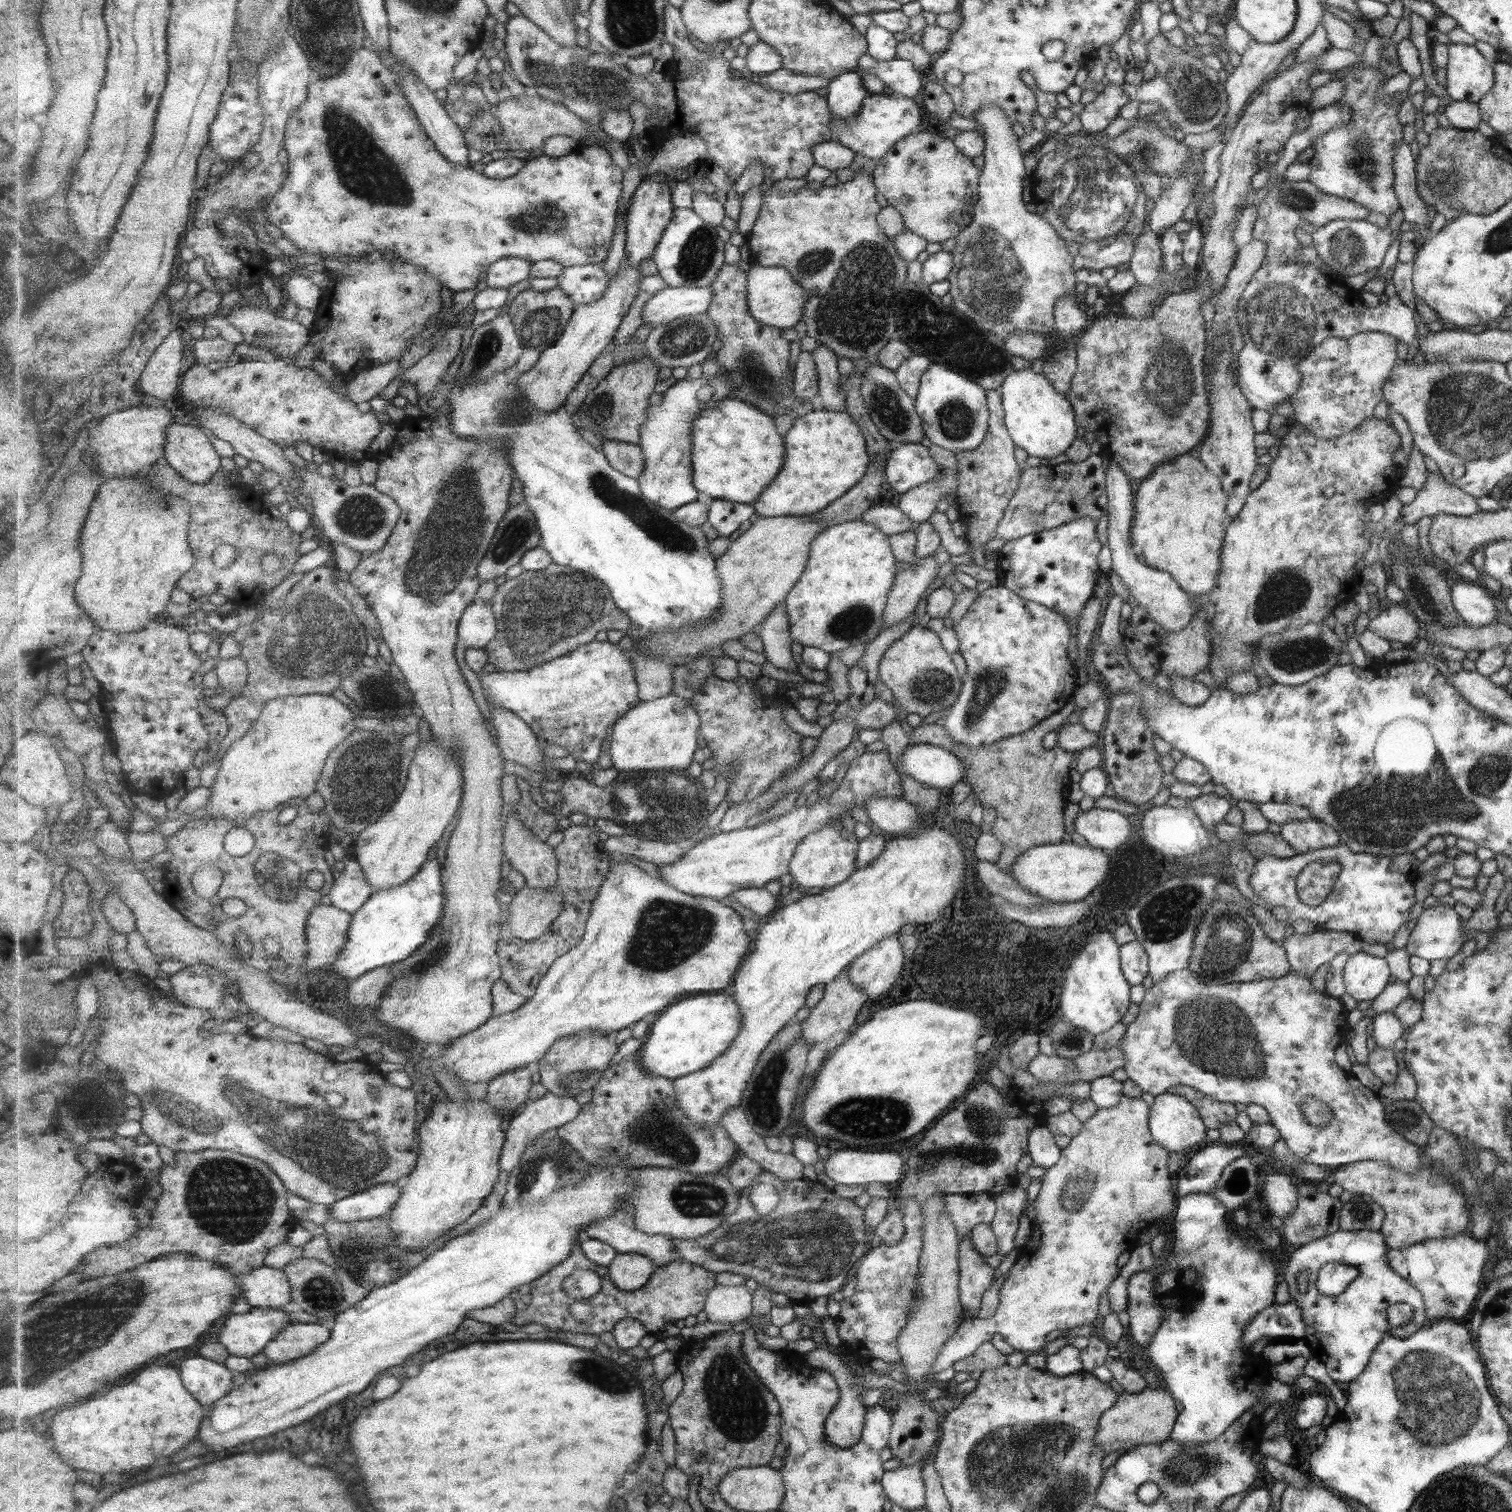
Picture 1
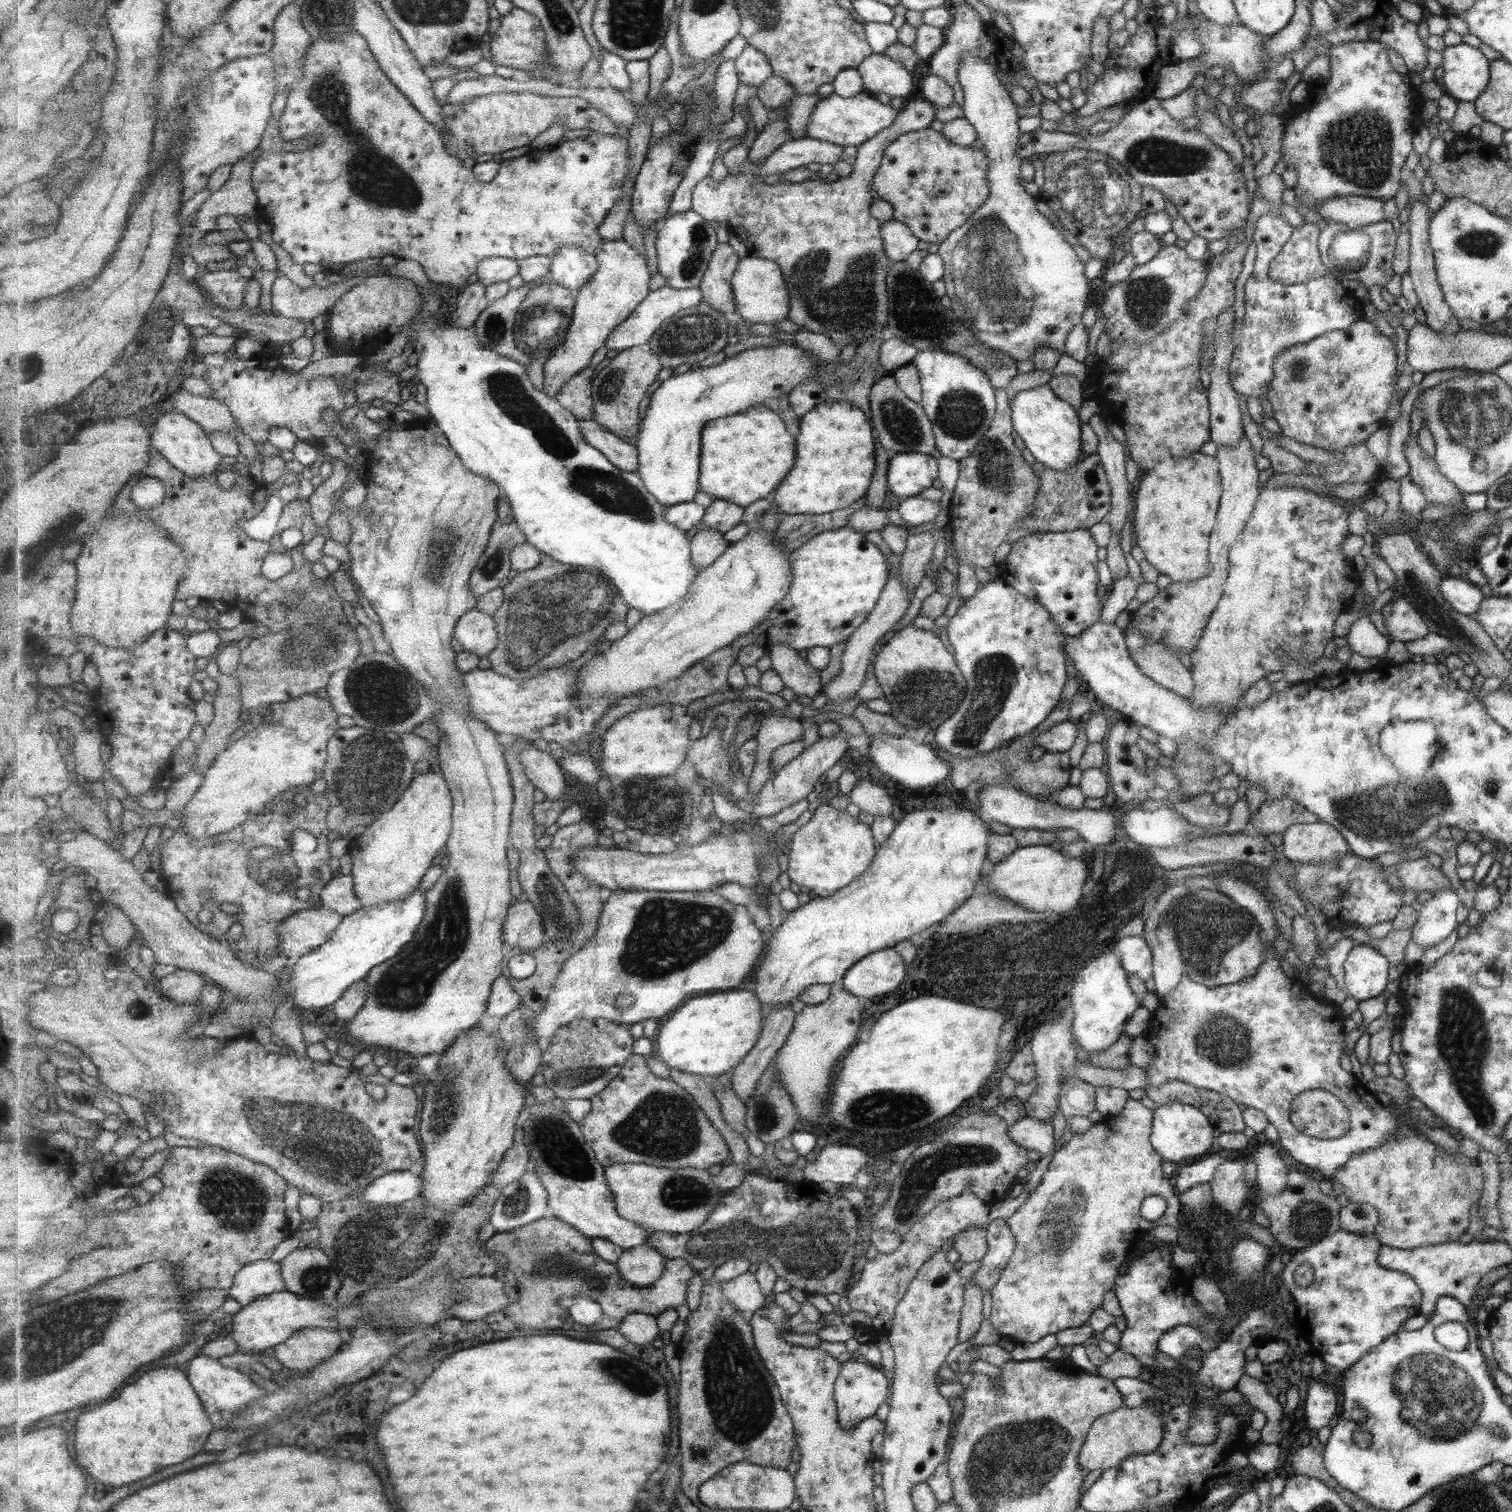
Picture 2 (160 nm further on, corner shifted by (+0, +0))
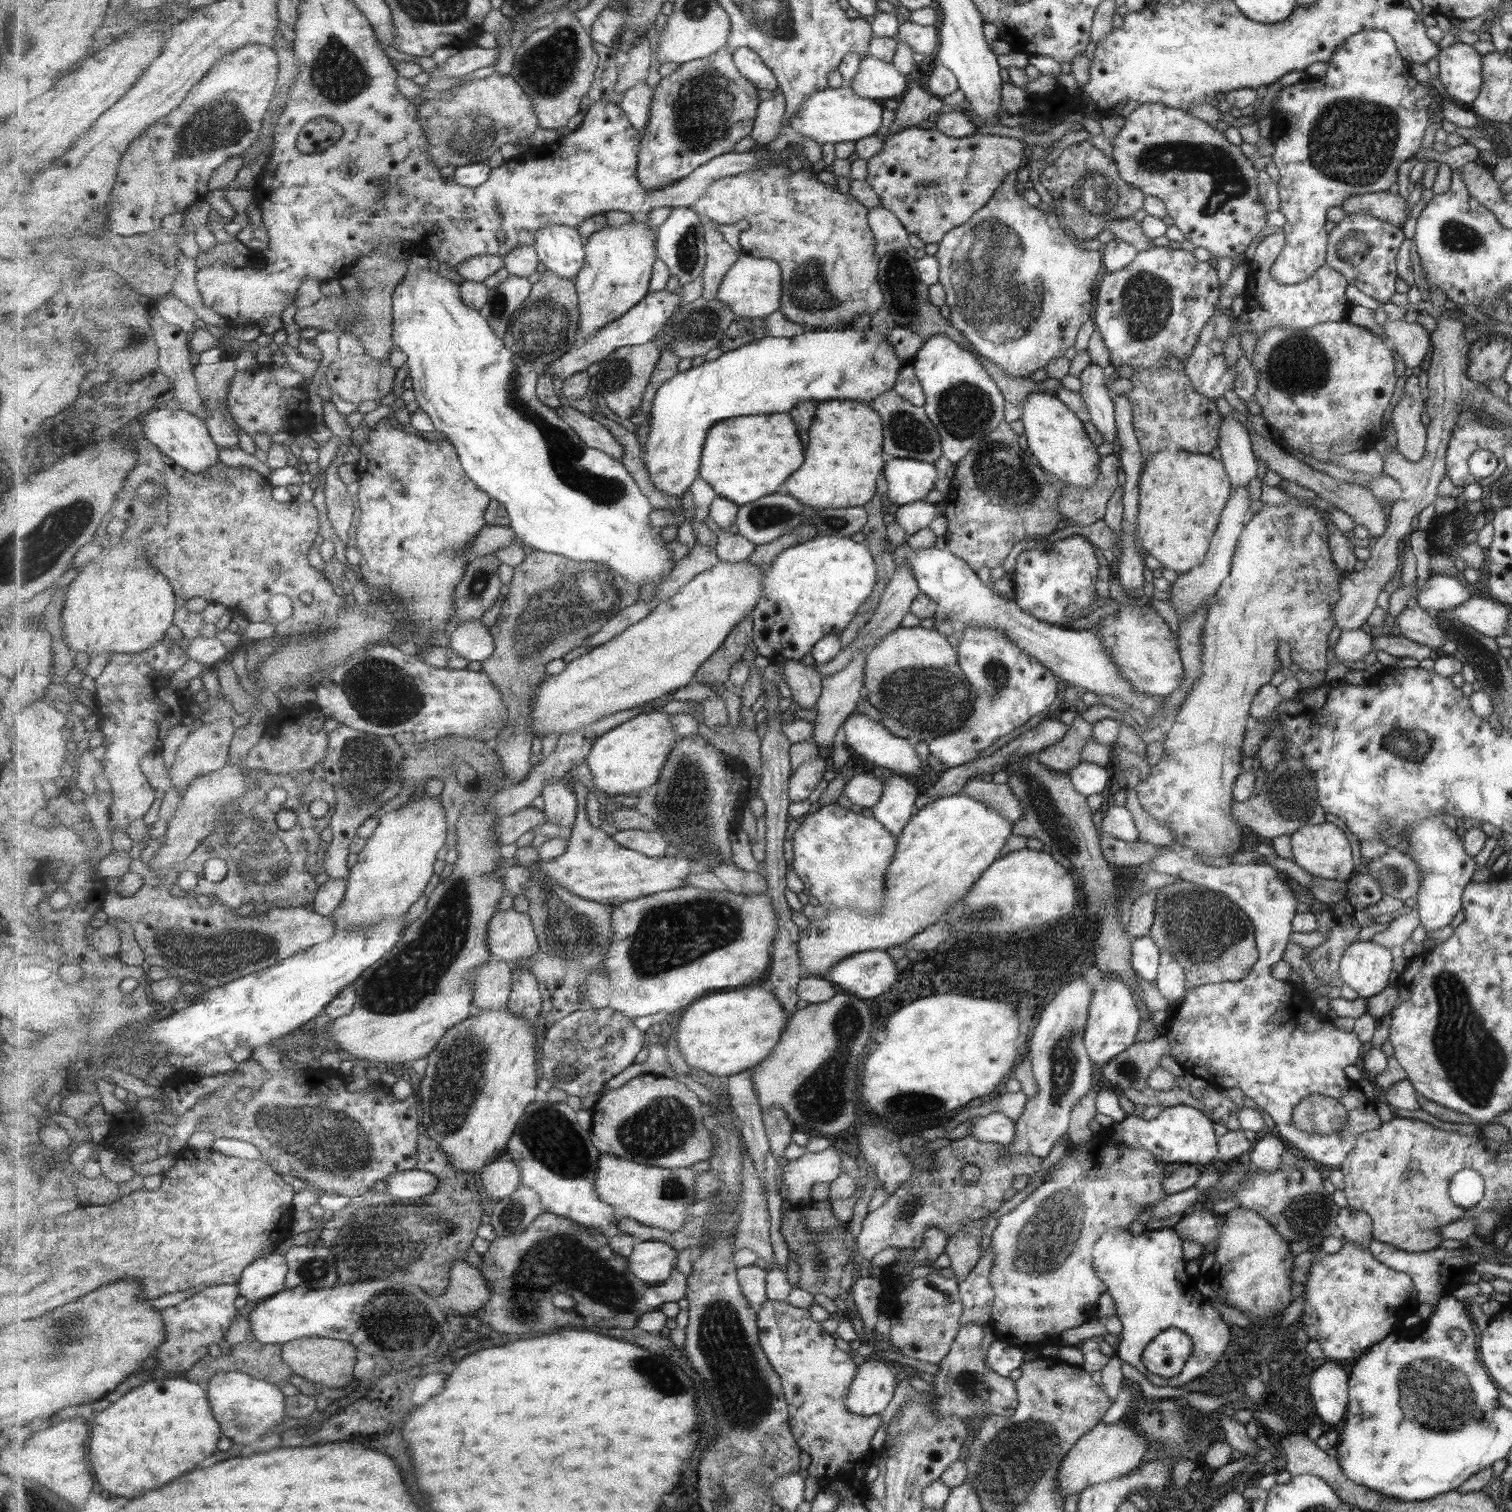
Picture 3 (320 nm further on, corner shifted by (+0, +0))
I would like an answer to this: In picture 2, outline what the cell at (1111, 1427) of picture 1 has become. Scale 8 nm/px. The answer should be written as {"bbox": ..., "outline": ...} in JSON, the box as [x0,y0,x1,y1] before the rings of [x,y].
{"bbox":[1079,1404,1163,1474],"outline":[[[1140,1404],[1135,1408],[1121,1408],[1096,1418],[1080,1446],[1079,1465],[1082,1474],[1093,1470],[1107,1470],[1121,1464],[1124,1458],[1132,1454],[1149,1454],[1158,1448],[1163,1440],[1163,1424],[1160,1413],[1149,1404]]]}

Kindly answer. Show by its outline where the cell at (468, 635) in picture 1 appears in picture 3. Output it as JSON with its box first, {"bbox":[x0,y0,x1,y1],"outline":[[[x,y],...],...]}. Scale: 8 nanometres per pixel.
{"bbox":[449,620,496,664],"outline":[[[472,620],[463,626],[457,627],[452,633],[449,647],[462,658],[470,662],[484,664],[493,657],[496,645],[491,628],[485,626],[481,620]]]}

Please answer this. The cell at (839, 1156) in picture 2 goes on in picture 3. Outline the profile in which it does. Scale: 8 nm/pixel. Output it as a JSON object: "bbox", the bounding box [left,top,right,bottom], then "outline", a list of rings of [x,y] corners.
{"bbox":[784,1148,839,1206],"outline":[[[827,1148],[821,1152],[809,1152],[797,1160],[788,1161],[784,1167],[784,1198],[791,1206],[807,1206],[813,1200],[811,1190],[819,1183],[831,1183],[839,1174],[839,1152]]]}

